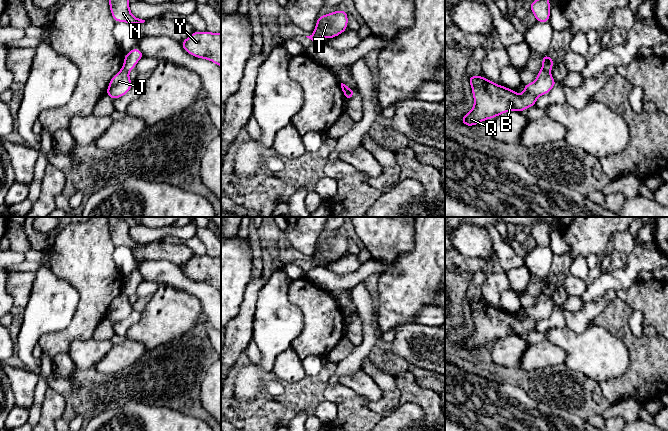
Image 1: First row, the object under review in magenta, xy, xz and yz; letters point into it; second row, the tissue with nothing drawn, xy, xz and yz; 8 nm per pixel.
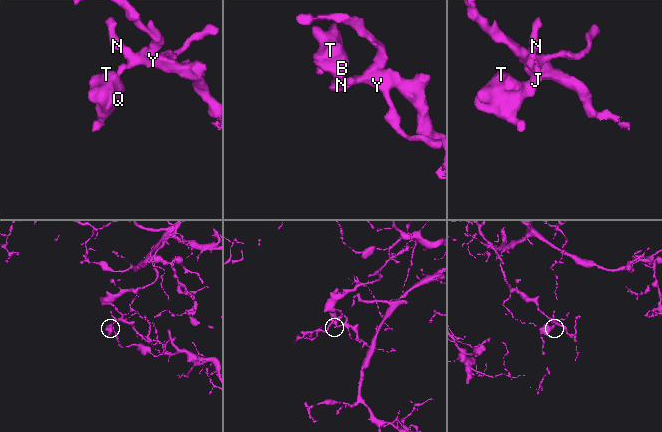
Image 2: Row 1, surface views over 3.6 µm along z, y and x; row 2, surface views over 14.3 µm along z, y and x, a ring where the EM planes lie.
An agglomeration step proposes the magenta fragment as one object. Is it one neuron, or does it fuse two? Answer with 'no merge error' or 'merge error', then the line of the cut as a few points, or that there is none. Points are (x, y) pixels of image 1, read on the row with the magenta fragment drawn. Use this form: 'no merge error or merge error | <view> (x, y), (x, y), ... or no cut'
merge error | yz (542, 68), (549, 71)

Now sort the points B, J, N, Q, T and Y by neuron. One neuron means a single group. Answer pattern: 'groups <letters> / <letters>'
groups B J Q T / N Y

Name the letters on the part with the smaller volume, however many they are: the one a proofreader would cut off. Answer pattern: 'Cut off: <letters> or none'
Cut off: B, J, Q, T

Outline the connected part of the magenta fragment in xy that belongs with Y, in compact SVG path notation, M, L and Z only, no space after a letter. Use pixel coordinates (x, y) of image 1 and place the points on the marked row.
M194 31L180 44L191 56L210 60L221 67L221 33Z

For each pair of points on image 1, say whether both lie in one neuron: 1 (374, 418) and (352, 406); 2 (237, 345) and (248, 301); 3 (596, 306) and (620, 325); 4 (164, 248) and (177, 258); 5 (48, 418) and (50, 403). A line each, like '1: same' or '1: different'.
1: same
2: same
3: different
4: same
5: same

